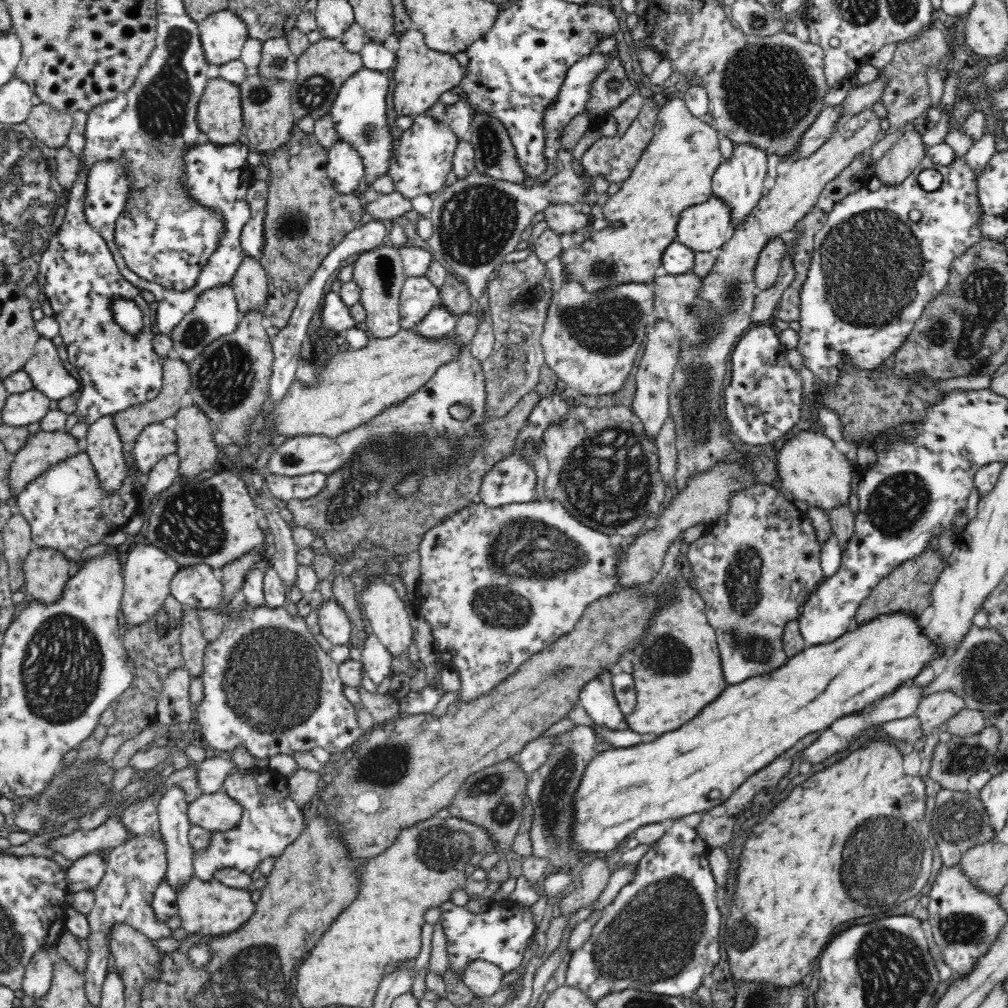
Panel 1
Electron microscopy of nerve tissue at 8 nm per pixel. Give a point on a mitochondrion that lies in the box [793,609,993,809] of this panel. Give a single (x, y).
(962, 758)

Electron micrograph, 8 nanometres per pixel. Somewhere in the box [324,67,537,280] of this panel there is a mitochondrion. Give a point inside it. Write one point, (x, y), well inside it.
(475, 223)

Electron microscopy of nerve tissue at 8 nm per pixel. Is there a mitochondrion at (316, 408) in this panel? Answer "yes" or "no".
no

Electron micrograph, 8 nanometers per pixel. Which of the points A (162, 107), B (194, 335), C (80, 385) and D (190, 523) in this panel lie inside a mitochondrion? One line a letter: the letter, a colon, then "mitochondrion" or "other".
A: mitochondrion
B: mitochondrion
C: other
D: mitochondrion

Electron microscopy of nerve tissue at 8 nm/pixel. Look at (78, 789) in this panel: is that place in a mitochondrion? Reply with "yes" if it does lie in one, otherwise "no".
yes

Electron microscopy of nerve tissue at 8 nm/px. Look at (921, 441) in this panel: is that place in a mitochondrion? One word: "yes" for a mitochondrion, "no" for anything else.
yes

